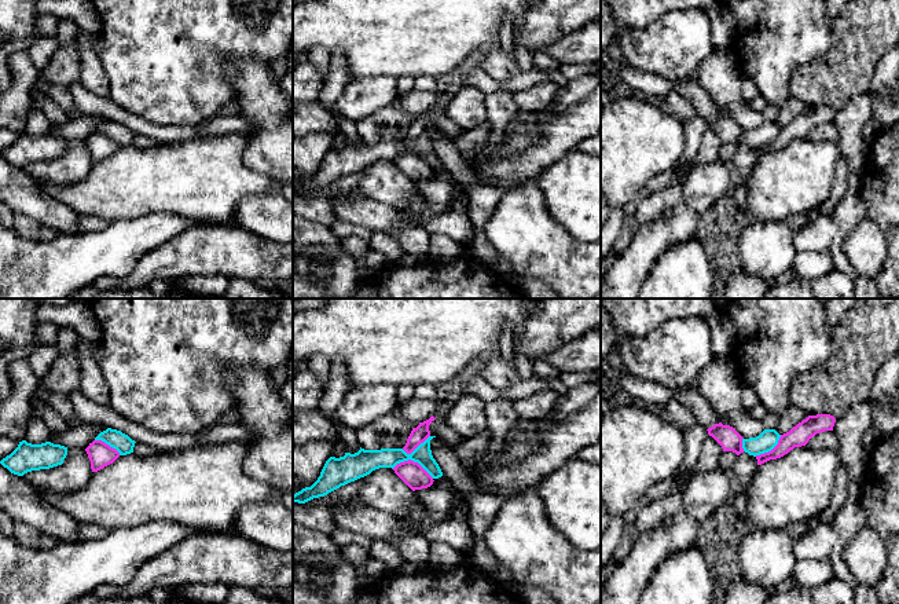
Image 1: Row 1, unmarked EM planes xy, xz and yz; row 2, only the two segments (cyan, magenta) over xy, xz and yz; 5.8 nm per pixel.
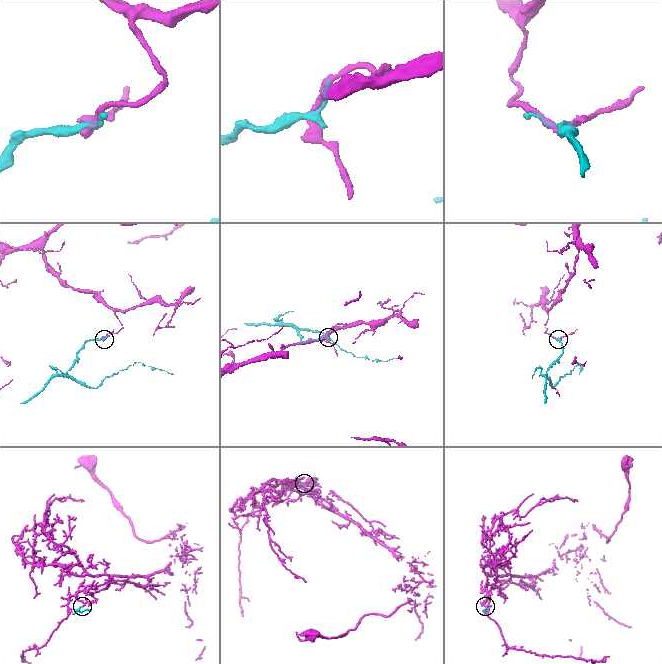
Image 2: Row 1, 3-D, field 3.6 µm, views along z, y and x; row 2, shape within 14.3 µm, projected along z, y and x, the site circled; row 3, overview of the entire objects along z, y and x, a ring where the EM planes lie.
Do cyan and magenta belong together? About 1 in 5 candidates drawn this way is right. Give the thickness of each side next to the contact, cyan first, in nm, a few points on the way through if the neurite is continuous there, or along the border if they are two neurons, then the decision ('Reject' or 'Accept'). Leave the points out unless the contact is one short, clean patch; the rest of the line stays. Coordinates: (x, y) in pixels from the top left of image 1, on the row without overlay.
Thickness 130 nm (cyan) against 140 nm. Reject

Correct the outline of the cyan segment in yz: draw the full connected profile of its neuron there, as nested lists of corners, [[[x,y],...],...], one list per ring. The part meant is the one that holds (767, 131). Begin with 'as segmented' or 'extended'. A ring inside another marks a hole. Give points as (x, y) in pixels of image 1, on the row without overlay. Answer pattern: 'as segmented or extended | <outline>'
as segmented | [[[764,121],[759,128],[742,131],[742,140],[749,147],[760,147],[771,143],[779,132],[781,127],[775,121]]]

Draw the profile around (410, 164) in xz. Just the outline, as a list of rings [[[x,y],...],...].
[[[411,151],[397,155],[393,162],[412,183],[428,180],[434,173],[418,154]]]

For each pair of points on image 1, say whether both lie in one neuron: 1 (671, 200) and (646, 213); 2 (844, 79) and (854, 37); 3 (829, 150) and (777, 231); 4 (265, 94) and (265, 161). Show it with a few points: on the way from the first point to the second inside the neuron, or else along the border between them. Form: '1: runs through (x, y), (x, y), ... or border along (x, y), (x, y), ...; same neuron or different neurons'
1: runs through (666, 200), (660, 200), (652, 208); same neuron
2: runs through (847, 69), (854, 55), (854, 47); same neuron
3: border along (755, 219), (782, 220); different neurons
4: runs through (265, 110), (265, 145); same neuron

